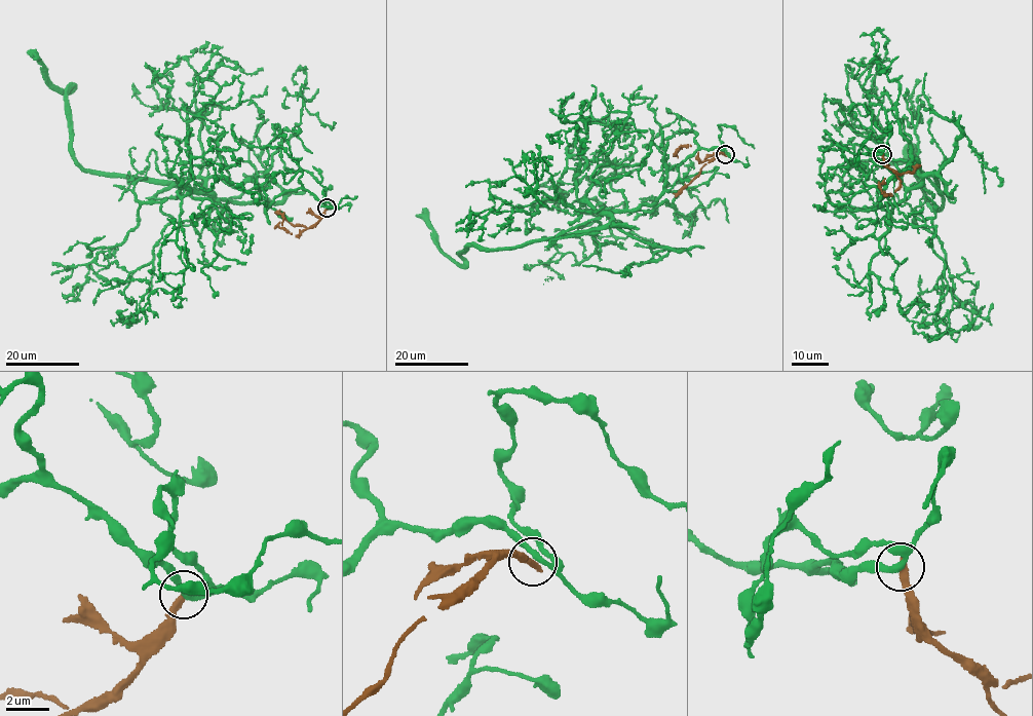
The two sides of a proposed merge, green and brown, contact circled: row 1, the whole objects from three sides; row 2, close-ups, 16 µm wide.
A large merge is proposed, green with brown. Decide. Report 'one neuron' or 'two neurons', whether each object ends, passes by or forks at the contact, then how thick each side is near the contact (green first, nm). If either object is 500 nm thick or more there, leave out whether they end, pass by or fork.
two neurons; green passes by; brown ends; calibres 260 and 360 nm

